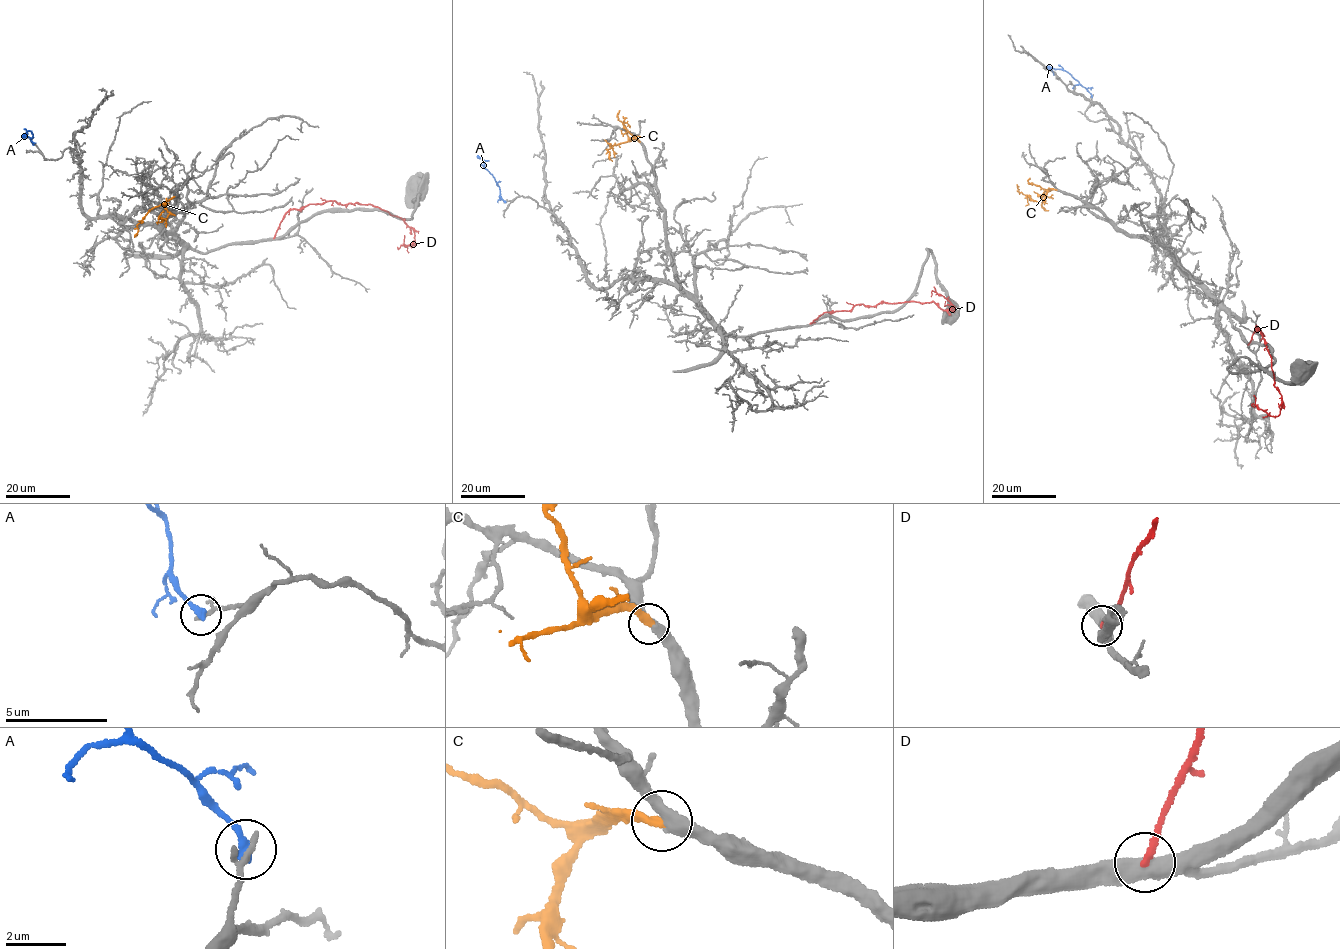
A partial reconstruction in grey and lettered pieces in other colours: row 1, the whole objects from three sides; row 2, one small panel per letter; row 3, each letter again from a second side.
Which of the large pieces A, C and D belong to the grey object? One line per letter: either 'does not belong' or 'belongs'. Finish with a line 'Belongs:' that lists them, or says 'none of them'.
A: does not belong
C: belongs
D: does not belong
Belongs: C

